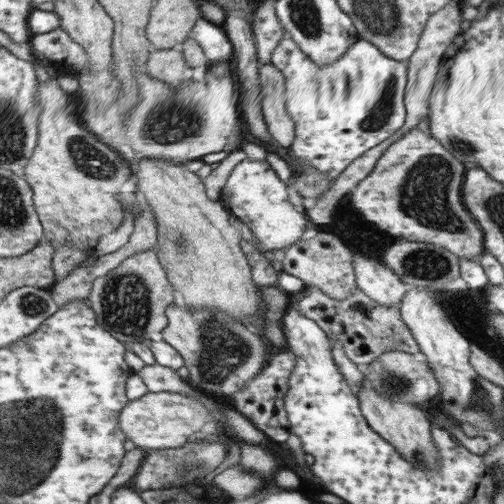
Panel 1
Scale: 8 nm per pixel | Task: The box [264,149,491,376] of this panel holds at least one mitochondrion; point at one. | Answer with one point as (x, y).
(424, 196)

